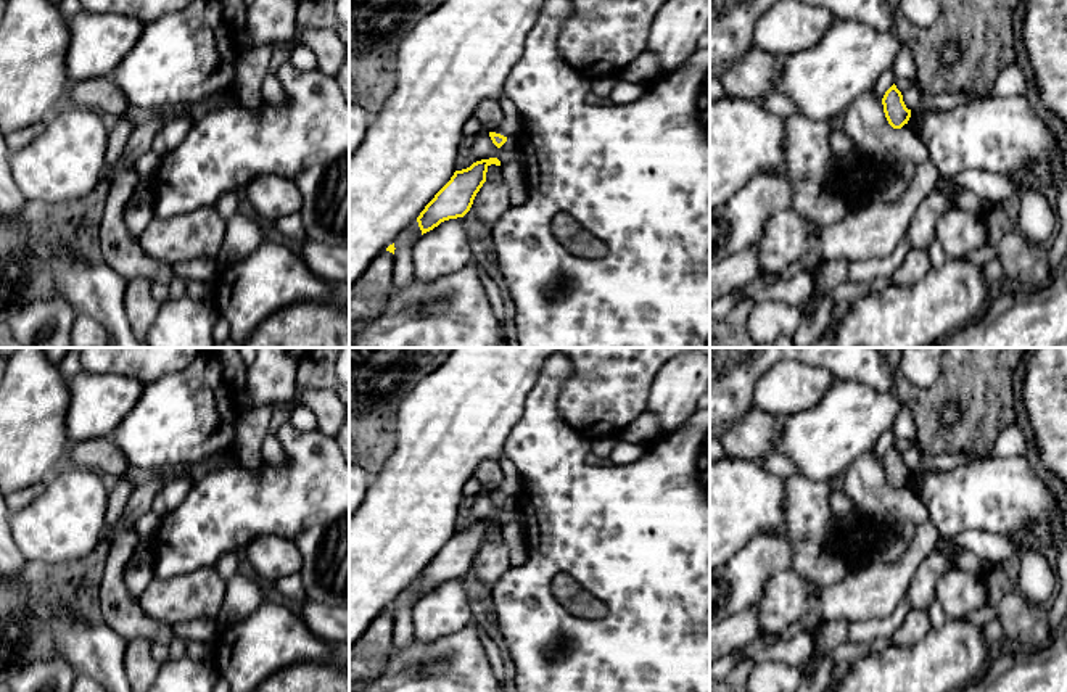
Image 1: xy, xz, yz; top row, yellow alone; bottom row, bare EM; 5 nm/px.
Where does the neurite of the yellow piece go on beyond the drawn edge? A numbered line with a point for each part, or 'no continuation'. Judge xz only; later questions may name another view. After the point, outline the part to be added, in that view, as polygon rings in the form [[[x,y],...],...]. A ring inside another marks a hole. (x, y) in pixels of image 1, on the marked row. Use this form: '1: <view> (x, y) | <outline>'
1: xz (510, 126) | [[[505,92],[501,98],[501,108],[504,111],[504,119],[494,132],[507,138],[515,138],[520,134],[523,122],[520,113]]]

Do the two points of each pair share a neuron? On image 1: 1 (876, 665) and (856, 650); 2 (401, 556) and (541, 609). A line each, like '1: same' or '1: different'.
1: different
2: different

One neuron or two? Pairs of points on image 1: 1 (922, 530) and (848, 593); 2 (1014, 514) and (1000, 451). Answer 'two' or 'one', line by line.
1: one
2: two

